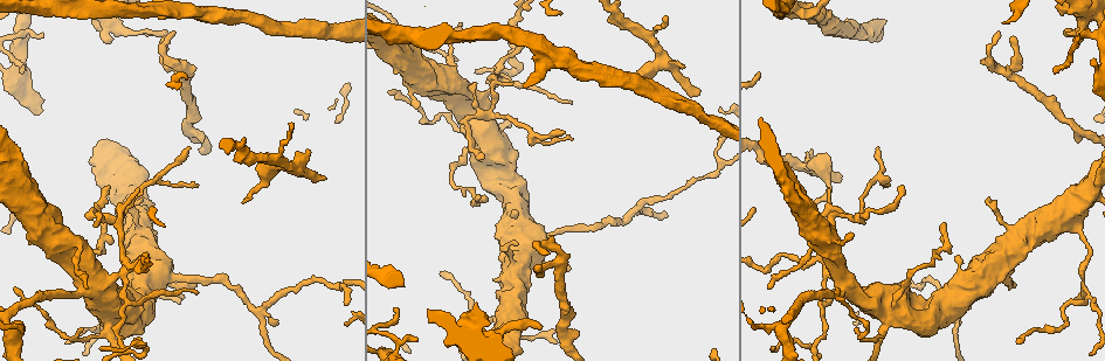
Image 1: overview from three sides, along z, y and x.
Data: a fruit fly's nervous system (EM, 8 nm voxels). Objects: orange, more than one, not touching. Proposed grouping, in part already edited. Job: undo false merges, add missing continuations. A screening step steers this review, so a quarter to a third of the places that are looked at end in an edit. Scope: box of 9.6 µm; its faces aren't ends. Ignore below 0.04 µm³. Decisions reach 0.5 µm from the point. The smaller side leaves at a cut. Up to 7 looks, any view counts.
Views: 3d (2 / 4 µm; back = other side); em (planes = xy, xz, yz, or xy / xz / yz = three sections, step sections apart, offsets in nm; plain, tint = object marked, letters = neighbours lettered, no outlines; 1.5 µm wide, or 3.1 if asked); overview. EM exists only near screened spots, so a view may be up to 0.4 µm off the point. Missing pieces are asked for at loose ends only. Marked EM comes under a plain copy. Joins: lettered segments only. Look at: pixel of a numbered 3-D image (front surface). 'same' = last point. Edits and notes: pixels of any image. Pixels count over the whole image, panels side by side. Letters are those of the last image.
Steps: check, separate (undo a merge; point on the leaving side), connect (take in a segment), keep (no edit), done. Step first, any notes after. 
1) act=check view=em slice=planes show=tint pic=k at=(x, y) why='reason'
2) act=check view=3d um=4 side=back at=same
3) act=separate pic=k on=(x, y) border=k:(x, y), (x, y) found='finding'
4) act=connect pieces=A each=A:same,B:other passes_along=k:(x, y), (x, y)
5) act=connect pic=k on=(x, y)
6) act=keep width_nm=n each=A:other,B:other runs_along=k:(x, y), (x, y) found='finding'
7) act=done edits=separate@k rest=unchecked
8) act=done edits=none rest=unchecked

act=check view=em slice=xz step=8 show=letters pic=1 at=(851, 232) why='stops while still wide'

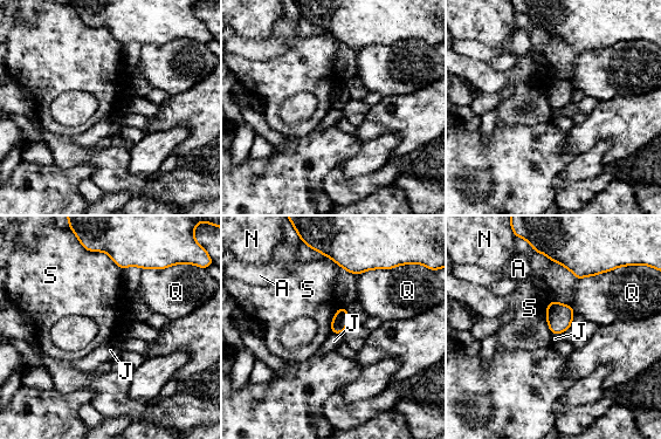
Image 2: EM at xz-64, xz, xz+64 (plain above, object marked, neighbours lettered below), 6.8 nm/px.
act=check view=em slice=planes show=letters at=same why='another direction'

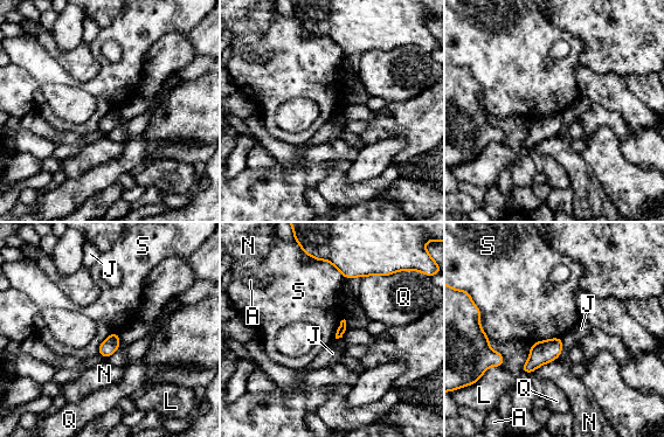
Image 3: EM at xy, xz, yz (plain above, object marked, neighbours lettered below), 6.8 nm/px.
act=keep each=A:other,J:other,L:other,N:other,Q:other,S:other border=3:(479, 309), (479, 325), (490, 340) found='no lettered segment goes on from it'

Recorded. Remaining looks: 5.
act=check view=em slice=planes show=letters pic=1 at=(699, 94)

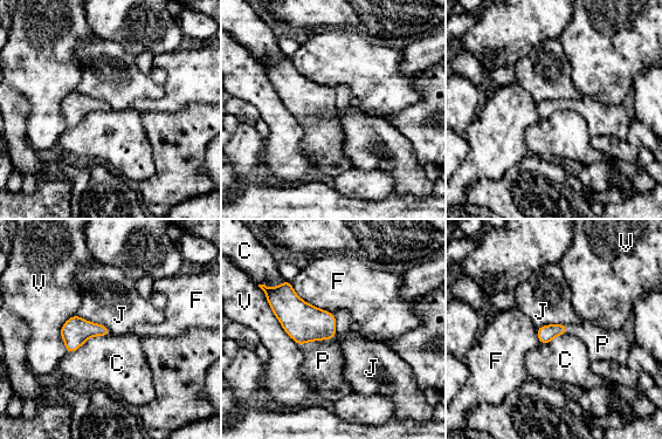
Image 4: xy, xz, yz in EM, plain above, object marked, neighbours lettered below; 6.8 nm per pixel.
act=connect pic=4 on=(323, 361) each=C:other,F:other,J:other,P:same,V:other found='the neuron continues'

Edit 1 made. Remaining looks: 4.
act=check view=overview

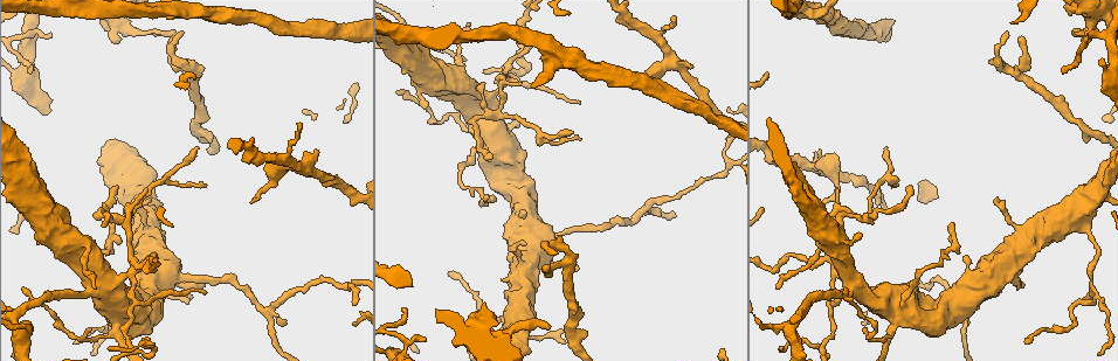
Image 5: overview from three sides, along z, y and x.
act=check view=em slice=planes show=letters pic=5 at=(175, 31) why='free end'

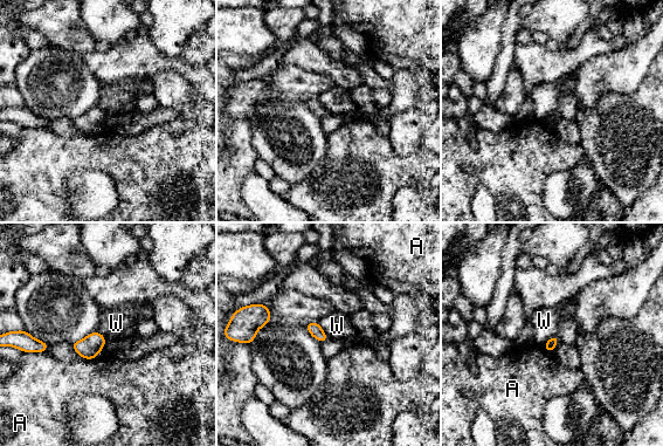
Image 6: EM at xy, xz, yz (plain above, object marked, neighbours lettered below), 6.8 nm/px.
act=keep each=A:other,W:other border=6:(317, 322), (329, 337) found='none of them fits'

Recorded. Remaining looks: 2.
act=done edits=connect@4 rest=unchecked

